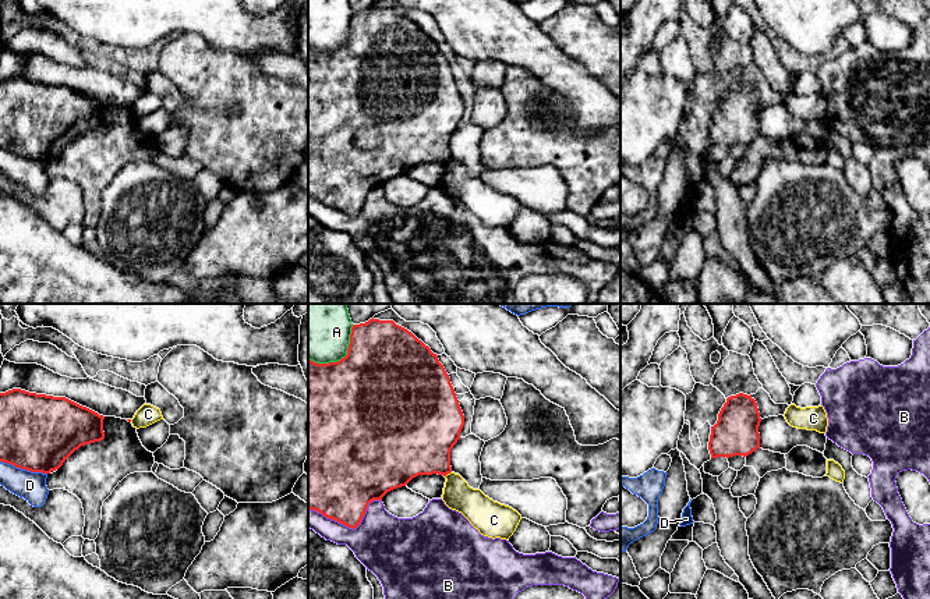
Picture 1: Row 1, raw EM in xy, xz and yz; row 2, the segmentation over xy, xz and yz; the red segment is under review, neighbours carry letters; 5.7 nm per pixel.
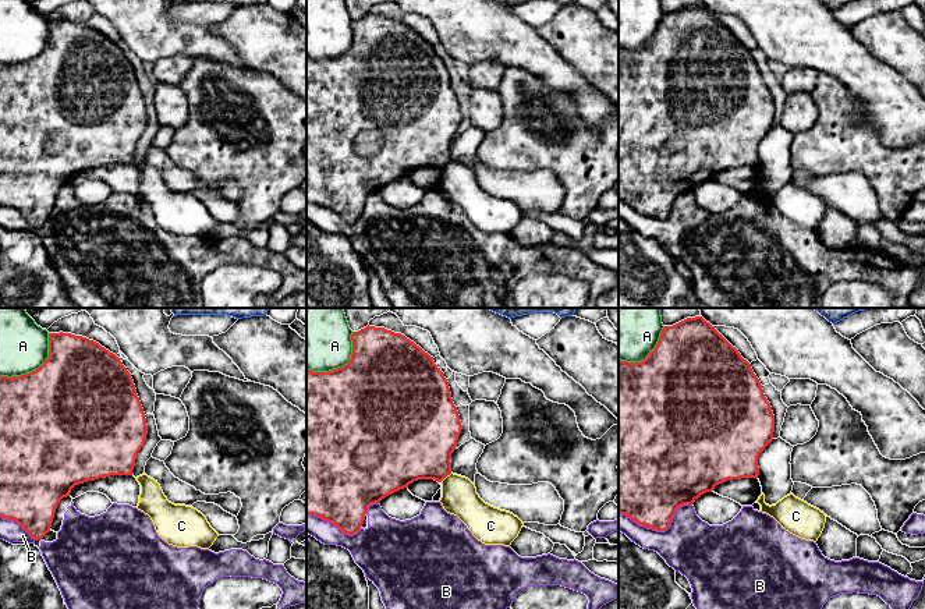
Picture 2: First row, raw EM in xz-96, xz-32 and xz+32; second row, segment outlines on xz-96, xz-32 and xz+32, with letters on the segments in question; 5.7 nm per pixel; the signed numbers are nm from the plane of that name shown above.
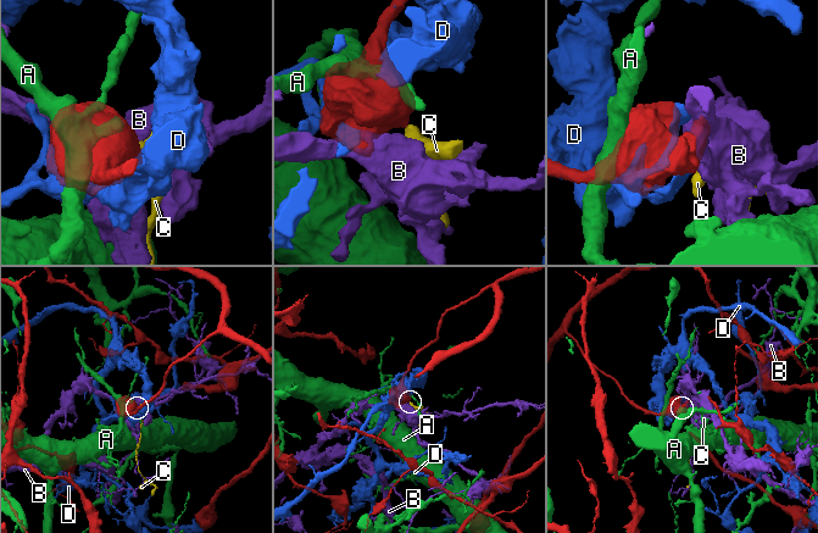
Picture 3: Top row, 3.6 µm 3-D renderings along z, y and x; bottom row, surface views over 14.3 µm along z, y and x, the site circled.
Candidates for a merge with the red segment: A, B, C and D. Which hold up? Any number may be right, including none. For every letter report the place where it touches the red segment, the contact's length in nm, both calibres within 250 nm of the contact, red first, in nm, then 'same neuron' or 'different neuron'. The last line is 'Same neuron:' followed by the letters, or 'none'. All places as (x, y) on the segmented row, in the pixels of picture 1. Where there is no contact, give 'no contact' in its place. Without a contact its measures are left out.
A: xz (342, 358) | 320 nm | 500/400 nm | different neuron
B: xz (349, 527) | 420 nm | 400/340 nm | different neuron
C: xz (448, 472) | 50 nm | 380/170 nm | different neuron
D: xy (24, 468) | 280 nm | 440/160 nm | different neuron
Same neuron: none

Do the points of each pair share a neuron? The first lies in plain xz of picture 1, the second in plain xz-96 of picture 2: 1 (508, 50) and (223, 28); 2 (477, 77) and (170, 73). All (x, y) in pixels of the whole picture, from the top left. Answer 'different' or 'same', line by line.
1: different
2: same

